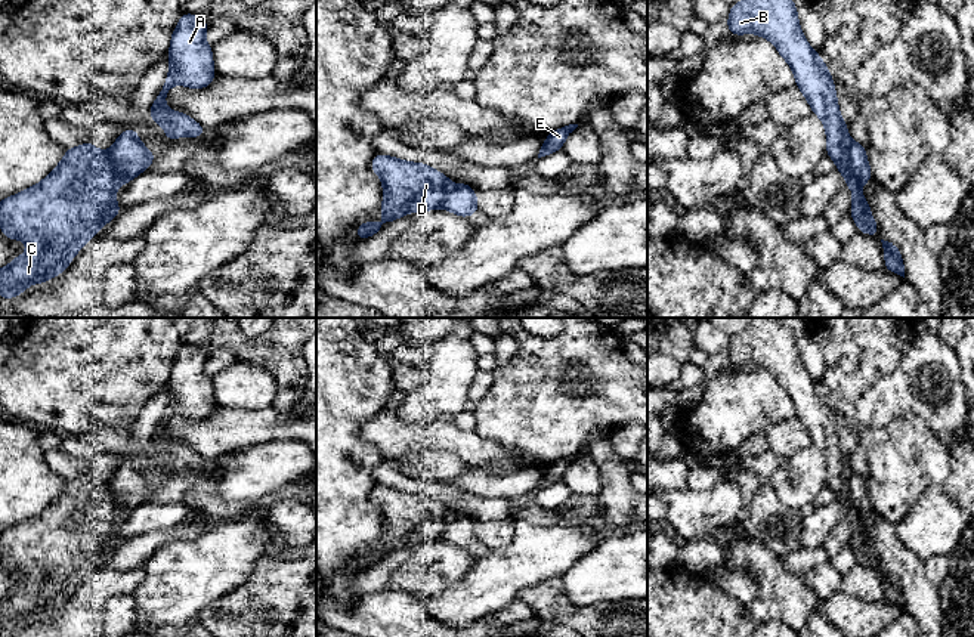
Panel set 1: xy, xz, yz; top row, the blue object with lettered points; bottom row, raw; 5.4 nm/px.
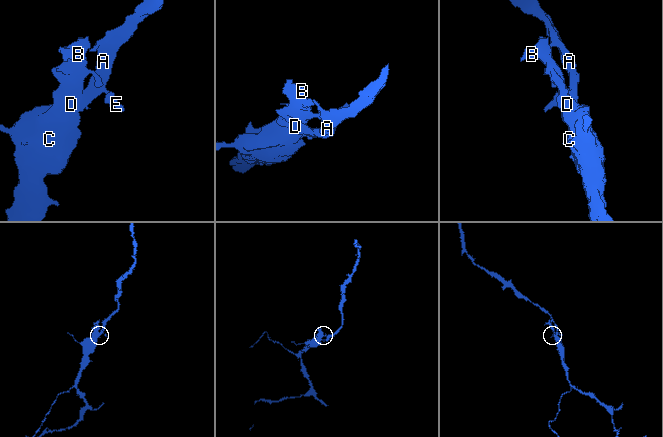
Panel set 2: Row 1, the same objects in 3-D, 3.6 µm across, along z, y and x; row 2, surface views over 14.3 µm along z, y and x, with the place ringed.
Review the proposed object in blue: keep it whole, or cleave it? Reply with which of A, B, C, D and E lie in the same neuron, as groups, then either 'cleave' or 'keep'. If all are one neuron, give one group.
groups A E / B C D; cleave

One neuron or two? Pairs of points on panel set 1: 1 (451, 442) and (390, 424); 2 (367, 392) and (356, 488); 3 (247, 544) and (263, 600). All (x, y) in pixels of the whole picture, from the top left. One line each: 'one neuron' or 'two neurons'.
1: one neuron
2: one neuron
3: two neurons

